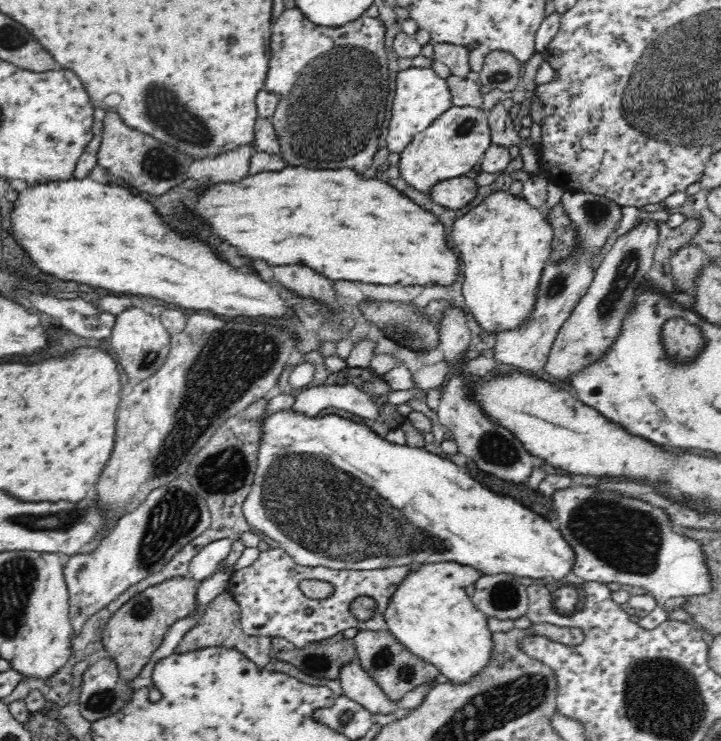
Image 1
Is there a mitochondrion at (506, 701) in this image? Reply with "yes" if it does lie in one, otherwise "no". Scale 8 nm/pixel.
yes

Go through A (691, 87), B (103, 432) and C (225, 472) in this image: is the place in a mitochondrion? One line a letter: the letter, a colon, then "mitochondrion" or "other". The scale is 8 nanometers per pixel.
A: mitochondrion
B: other
C: mitochondrion

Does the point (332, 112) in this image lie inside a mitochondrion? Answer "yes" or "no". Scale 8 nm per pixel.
yes

